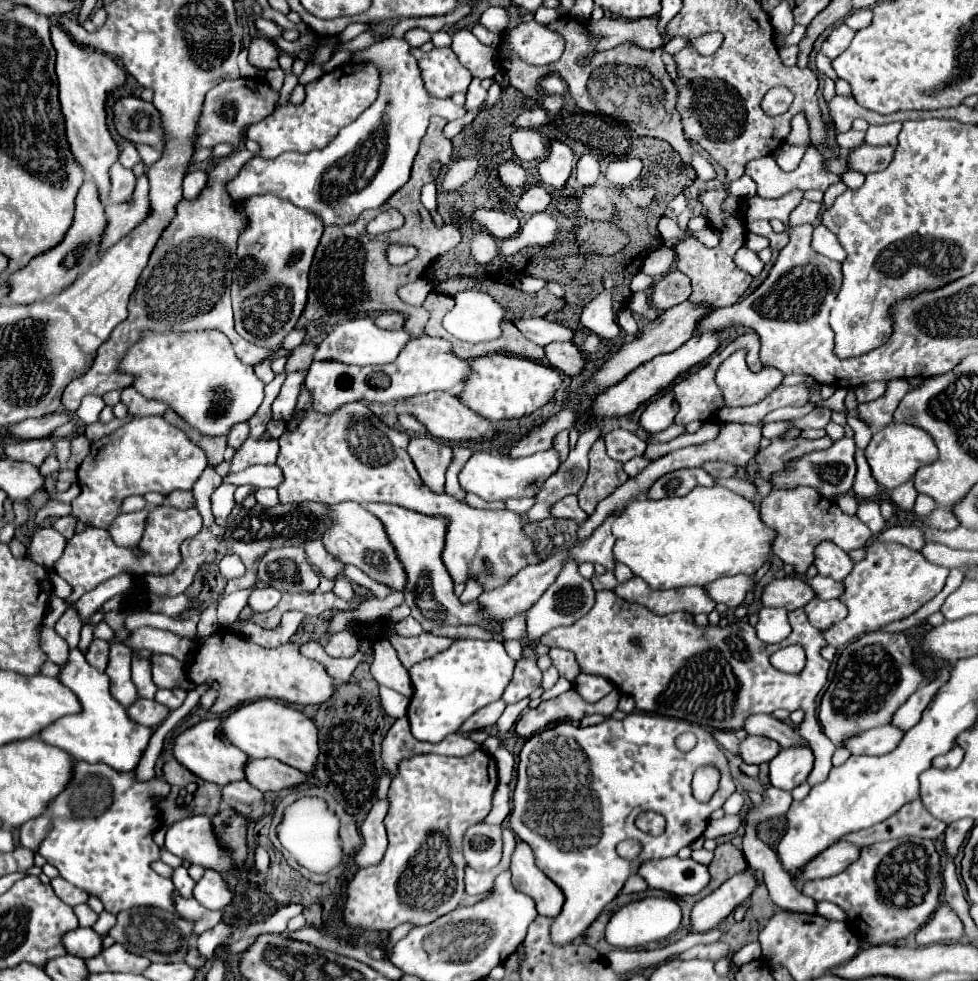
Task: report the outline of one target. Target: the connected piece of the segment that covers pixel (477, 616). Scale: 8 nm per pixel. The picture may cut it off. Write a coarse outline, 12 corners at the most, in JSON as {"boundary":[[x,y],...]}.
{"boundary":[[366,504],[406,572],[406,604],[426,632],[490,628],[462,604],[442,564],[446,522]]}

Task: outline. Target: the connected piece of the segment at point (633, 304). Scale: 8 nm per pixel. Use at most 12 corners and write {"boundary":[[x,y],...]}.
{"boundary":[[644,292],[632,294],[628,308],[654,320],[658,312],[648,304]]}

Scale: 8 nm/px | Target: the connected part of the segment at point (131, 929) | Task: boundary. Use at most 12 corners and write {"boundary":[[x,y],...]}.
{"boundary":[[162,908],[122,910],[108,936],[152,962],[184,962],[194,922]]}

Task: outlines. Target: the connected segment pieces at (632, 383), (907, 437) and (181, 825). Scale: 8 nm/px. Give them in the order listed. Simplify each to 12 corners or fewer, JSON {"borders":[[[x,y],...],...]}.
{"borders":[[[694,334],[630,372],[592,404],[592,416],[634,412],[720,346]],[[890,422],[866,448],[872,476],[888,490],[938,458],[934,440]],[[208,816],[174,822],[162,848],[218,872],[232,868]]]}

